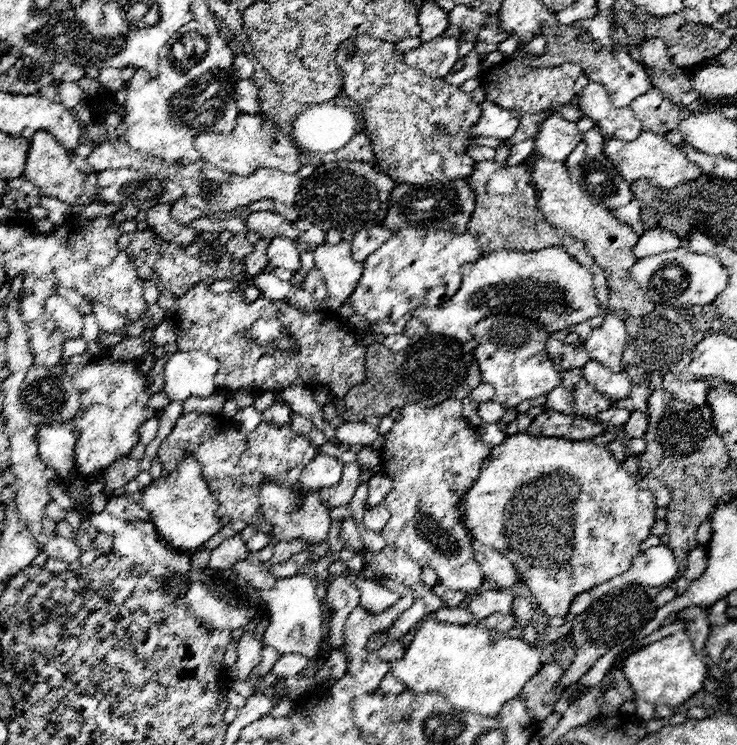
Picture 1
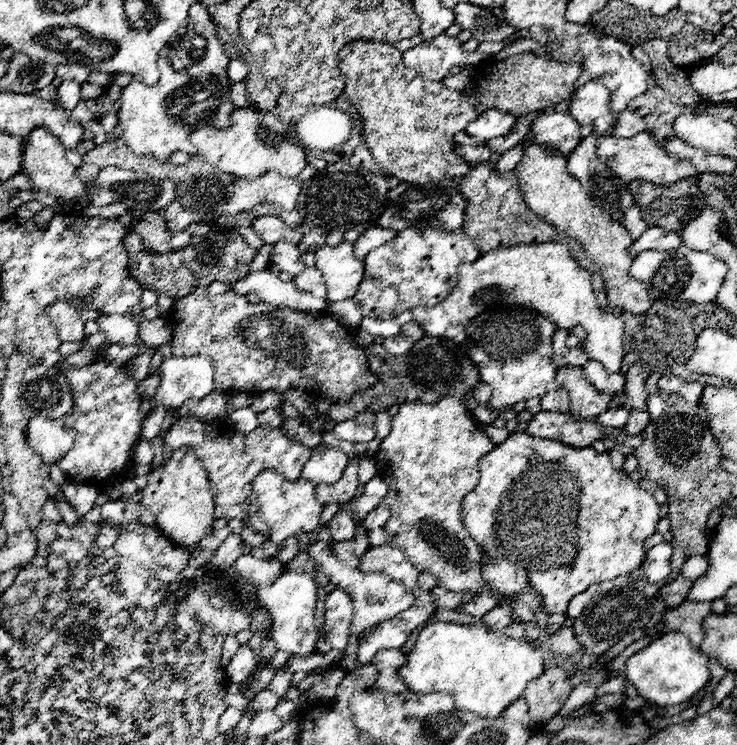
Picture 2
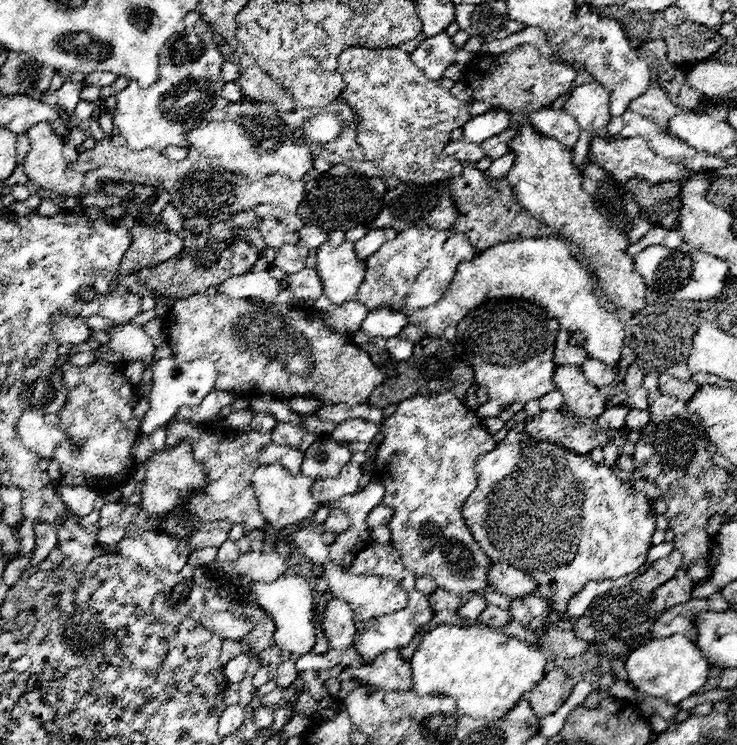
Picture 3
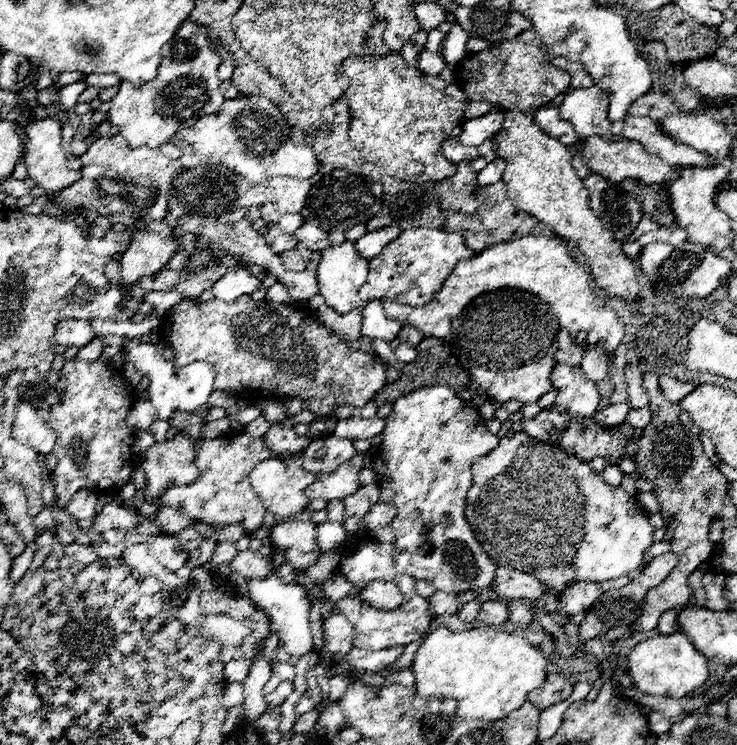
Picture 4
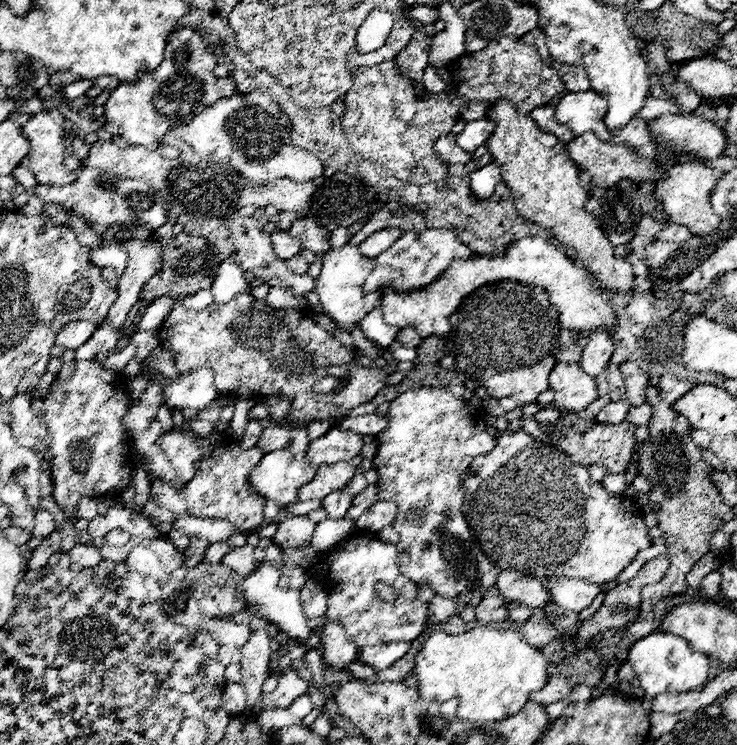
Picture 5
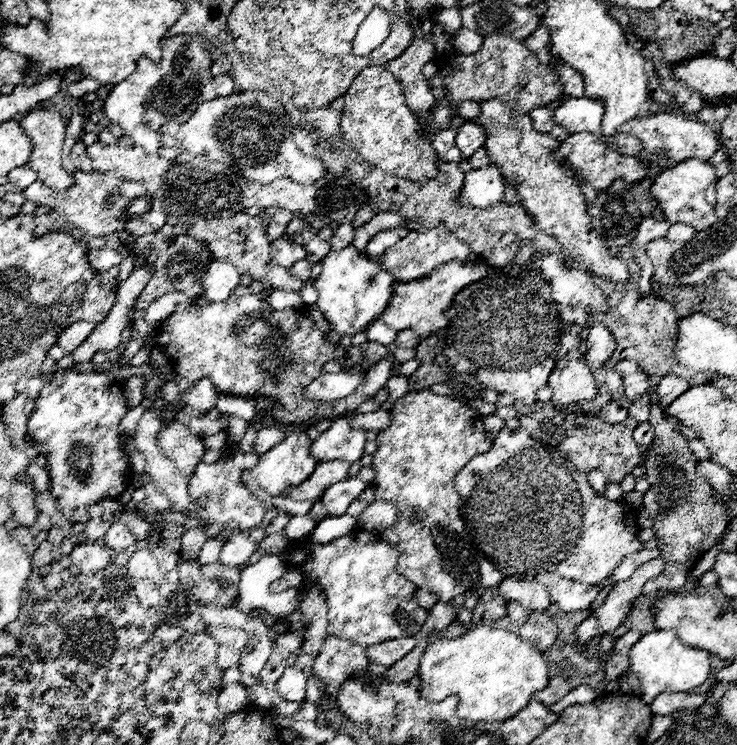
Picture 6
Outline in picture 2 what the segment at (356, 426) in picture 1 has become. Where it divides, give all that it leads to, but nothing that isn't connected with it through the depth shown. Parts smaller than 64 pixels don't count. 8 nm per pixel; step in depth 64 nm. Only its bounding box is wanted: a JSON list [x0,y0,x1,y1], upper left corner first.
[332,420,376,444]

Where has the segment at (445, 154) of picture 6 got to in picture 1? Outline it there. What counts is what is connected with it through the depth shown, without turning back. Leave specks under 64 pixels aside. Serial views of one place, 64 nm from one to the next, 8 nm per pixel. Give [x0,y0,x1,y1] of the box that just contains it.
[466,146,496,162]

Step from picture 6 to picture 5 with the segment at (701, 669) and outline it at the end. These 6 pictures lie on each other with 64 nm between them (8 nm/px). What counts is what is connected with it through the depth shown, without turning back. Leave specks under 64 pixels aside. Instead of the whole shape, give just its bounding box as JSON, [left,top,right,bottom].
[628,632,710,702]

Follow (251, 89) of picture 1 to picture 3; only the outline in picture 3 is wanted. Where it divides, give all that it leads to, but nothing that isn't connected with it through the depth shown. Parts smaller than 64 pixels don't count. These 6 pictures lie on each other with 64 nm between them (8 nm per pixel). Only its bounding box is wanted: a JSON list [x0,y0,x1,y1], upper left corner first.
[222,82,244,102]

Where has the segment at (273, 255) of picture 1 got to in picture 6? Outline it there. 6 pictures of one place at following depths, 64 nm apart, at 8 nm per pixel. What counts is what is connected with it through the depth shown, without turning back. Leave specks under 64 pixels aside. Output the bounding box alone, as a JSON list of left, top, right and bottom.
[290,260,310,280]

